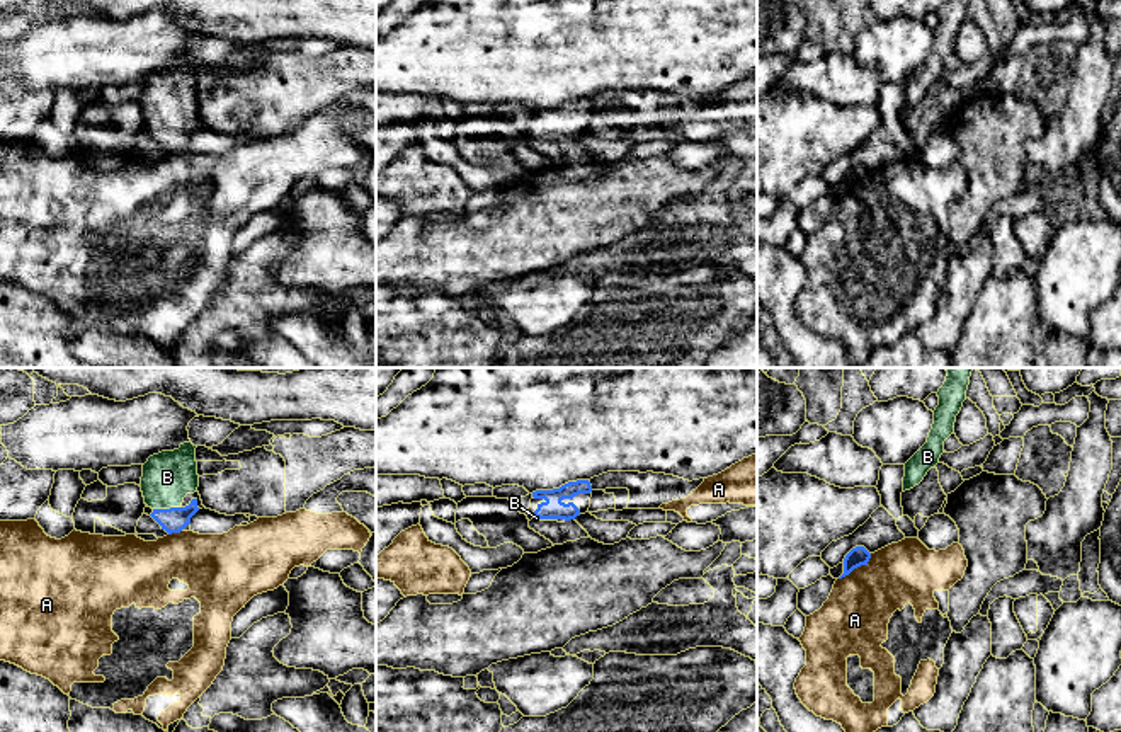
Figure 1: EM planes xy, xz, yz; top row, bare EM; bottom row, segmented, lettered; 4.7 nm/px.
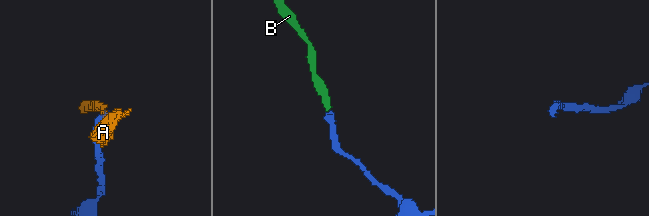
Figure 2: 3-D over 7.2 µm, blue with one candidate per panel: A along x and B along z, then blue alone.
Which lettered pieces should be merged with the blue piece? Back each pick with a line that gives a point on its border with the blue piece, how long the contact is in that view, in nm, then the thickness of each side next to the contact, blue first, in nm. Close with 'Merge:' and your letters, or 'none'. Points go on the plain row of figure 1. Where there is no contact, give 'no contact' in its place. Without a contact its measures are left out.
B: contact xy (165, 128); length 130 nm; calibres 120 and 240 nm
Merge: B

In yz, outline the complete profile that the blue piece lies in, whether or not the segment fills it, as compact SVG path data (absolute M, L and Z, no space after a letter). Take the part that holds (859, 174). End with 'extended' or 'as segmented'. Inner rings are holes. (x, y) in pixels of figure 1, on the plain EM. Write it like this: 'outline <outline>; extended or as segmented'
outline M864 165L852 167L844 177L844 192L839 196L849 194L854 187L868 184L871 172Z; as segmented

